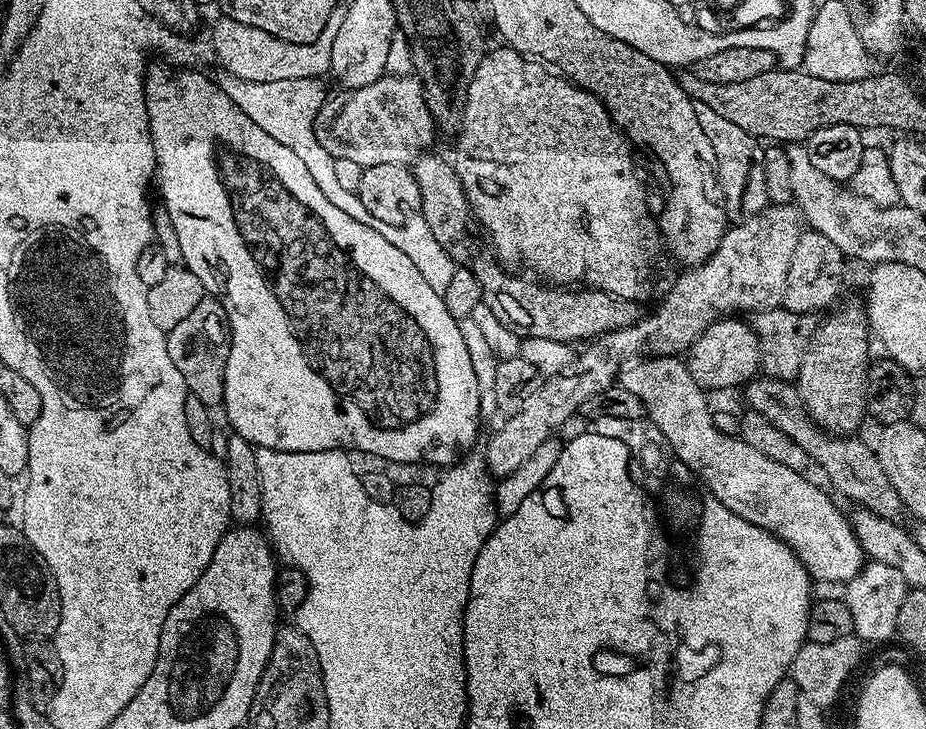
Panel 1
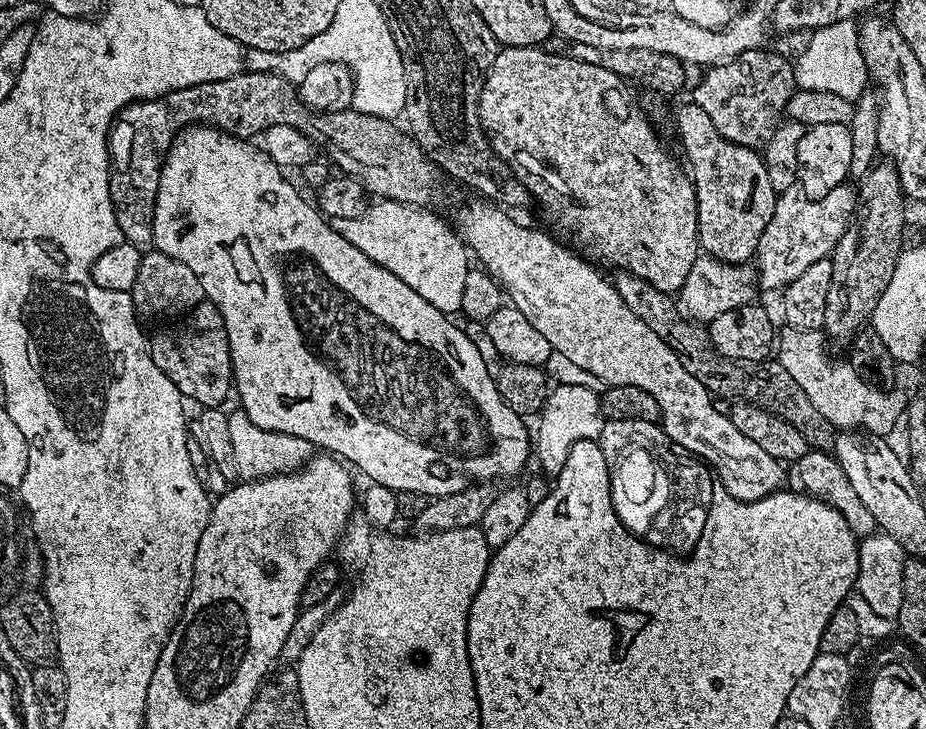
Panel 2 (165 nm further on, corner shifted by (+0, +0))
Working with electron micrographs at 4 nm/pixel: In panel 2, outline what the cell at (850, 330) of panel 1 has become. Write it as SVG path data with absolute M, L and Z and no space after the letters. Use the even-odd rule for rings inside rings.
M888 162L877 163L867 176L863 177L861 184L864 185L859 186L858 196L861 201L868 200L868 205L864 208L864 217L860 220L856 240L851 240L852 236L848 234L843 236L830 255L832 277L830 294L826 294L823 331L831 339L833 336L834 339L844 342L851 341L852 337L871 321L874 306L878 306L878 298L882 298L886 286L890 283L894 266L898 266L898 258L906 244L906 197L896 169Z

